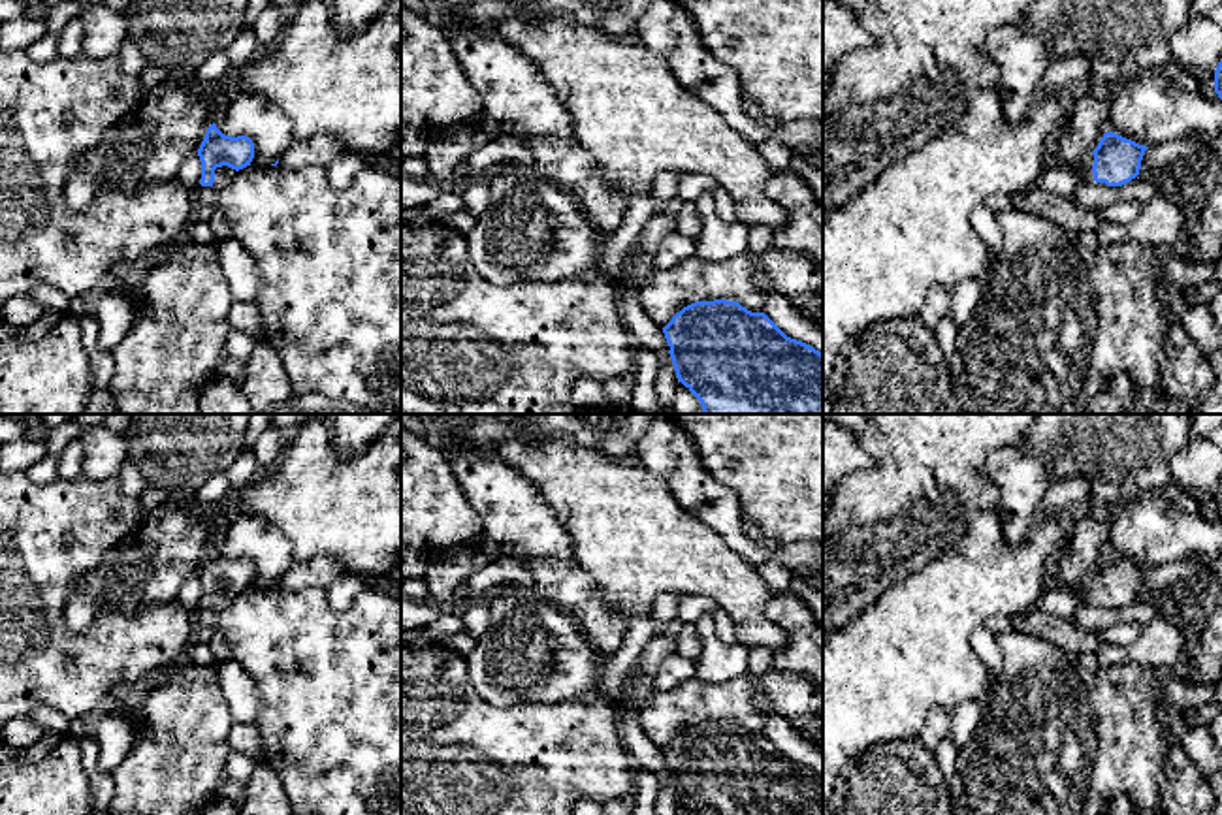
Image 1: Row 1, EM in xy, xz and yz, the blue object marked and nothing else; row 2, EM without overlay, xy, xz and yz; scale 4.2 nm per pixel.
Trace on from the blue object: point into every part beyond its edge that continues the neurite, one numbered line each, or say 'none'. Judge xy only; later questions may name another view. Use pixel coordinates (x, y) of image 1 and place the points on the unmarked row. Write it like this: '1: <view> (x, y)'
1: xy (223, 597)

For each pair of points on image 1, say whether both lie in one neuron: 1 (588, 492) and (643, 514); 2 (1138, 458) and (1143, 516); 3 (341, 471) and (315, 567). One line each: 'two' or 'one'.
1: one
2: two
3: two

